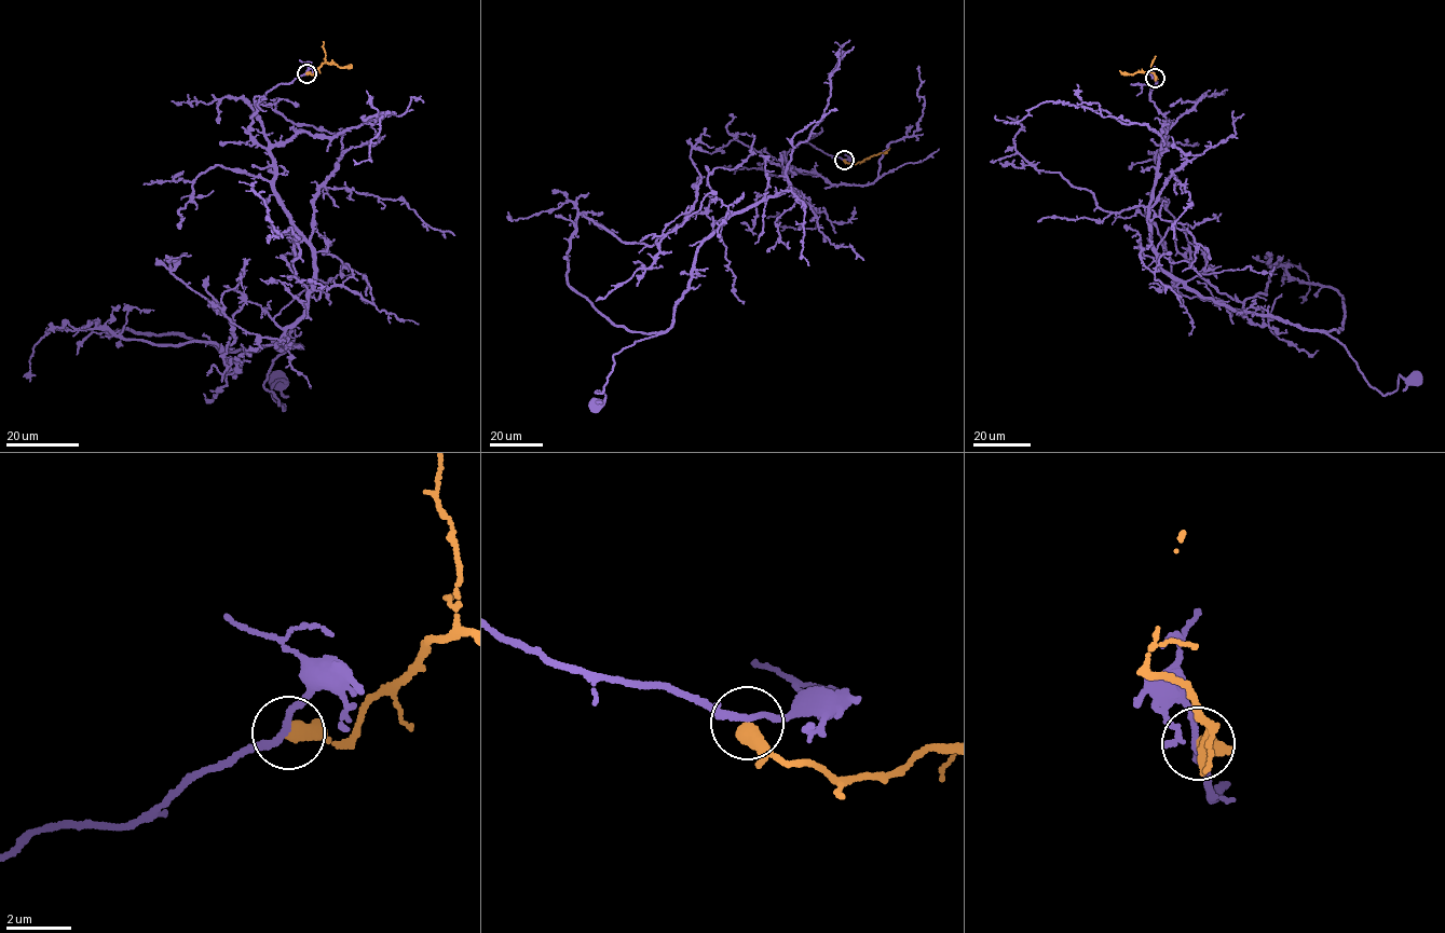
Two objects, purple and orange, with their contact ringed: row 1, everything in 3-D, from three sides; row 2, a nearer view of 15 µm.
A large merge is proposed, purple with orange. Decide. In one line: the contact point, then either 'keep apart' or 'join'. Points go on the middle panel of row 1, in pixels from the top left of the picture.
at (844, 160); keep apart

